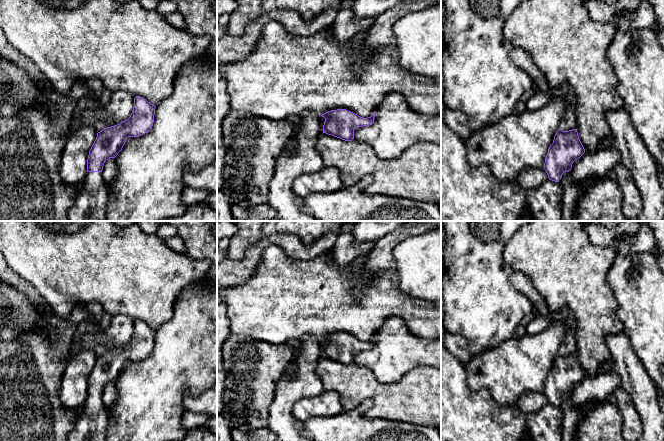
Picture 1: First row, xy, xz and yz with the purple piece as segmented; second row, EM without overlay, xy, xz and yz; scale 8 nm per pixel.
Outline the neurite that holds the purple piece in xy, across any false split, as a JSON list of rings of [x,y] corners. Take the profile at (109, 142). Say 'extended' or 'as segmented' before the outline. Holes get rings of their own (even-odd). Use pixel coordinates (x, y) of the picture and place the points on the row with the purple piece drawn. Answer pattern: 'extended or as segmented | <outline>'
extended | [[[136,96],[127,120],[97,133],[89,151],[87,175],[81,191],[68,210],[69,221],[105,221],[109,189],[102,176],[104,163],[118,155],[128,137],[139,137],[151,130],[155,108],[143,97]]]

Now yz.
extended | [[[559,129],[548,149],[543,169],[550,180],[559,182],[562,186],[561,221],[573,221],[580,191],[578,182],[570,176],[569,171],[572,168],[573,162],[584,153],[585,149],[579,139],[577,129],[569,131]]]

